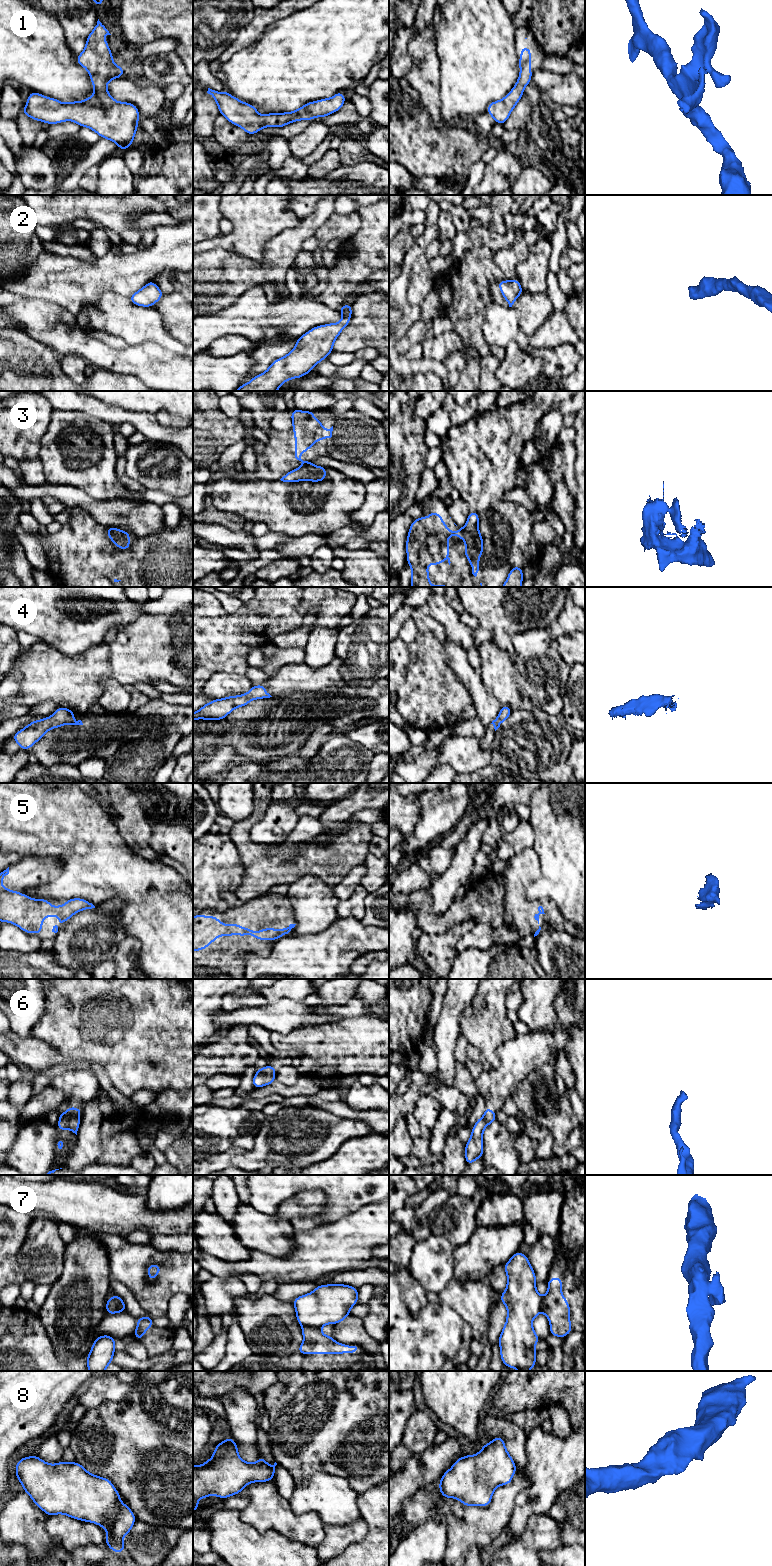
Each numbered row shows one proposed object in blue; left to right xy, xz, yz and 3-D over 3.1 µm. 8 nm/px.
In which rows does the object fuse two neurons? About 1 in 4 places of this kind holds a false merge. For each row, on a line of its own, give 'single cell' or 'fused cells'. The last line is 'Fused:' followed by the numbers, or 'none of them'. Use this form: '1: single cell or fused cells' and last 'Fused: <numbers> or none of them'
1: single cell
2: single cell
3: fused cells
4: single cell
5: single cell
6: single cell
7: fused cells
8: single cell
Fused: 3, 7

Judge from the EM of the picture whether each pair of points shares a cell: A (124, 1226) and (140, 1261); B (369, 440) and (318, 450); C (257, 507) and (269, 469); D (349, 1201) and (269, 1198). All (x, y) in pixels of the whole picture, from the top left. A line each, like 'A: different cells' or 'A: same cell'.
A: different cells
B: same cell
C: different cells
D: same cell

